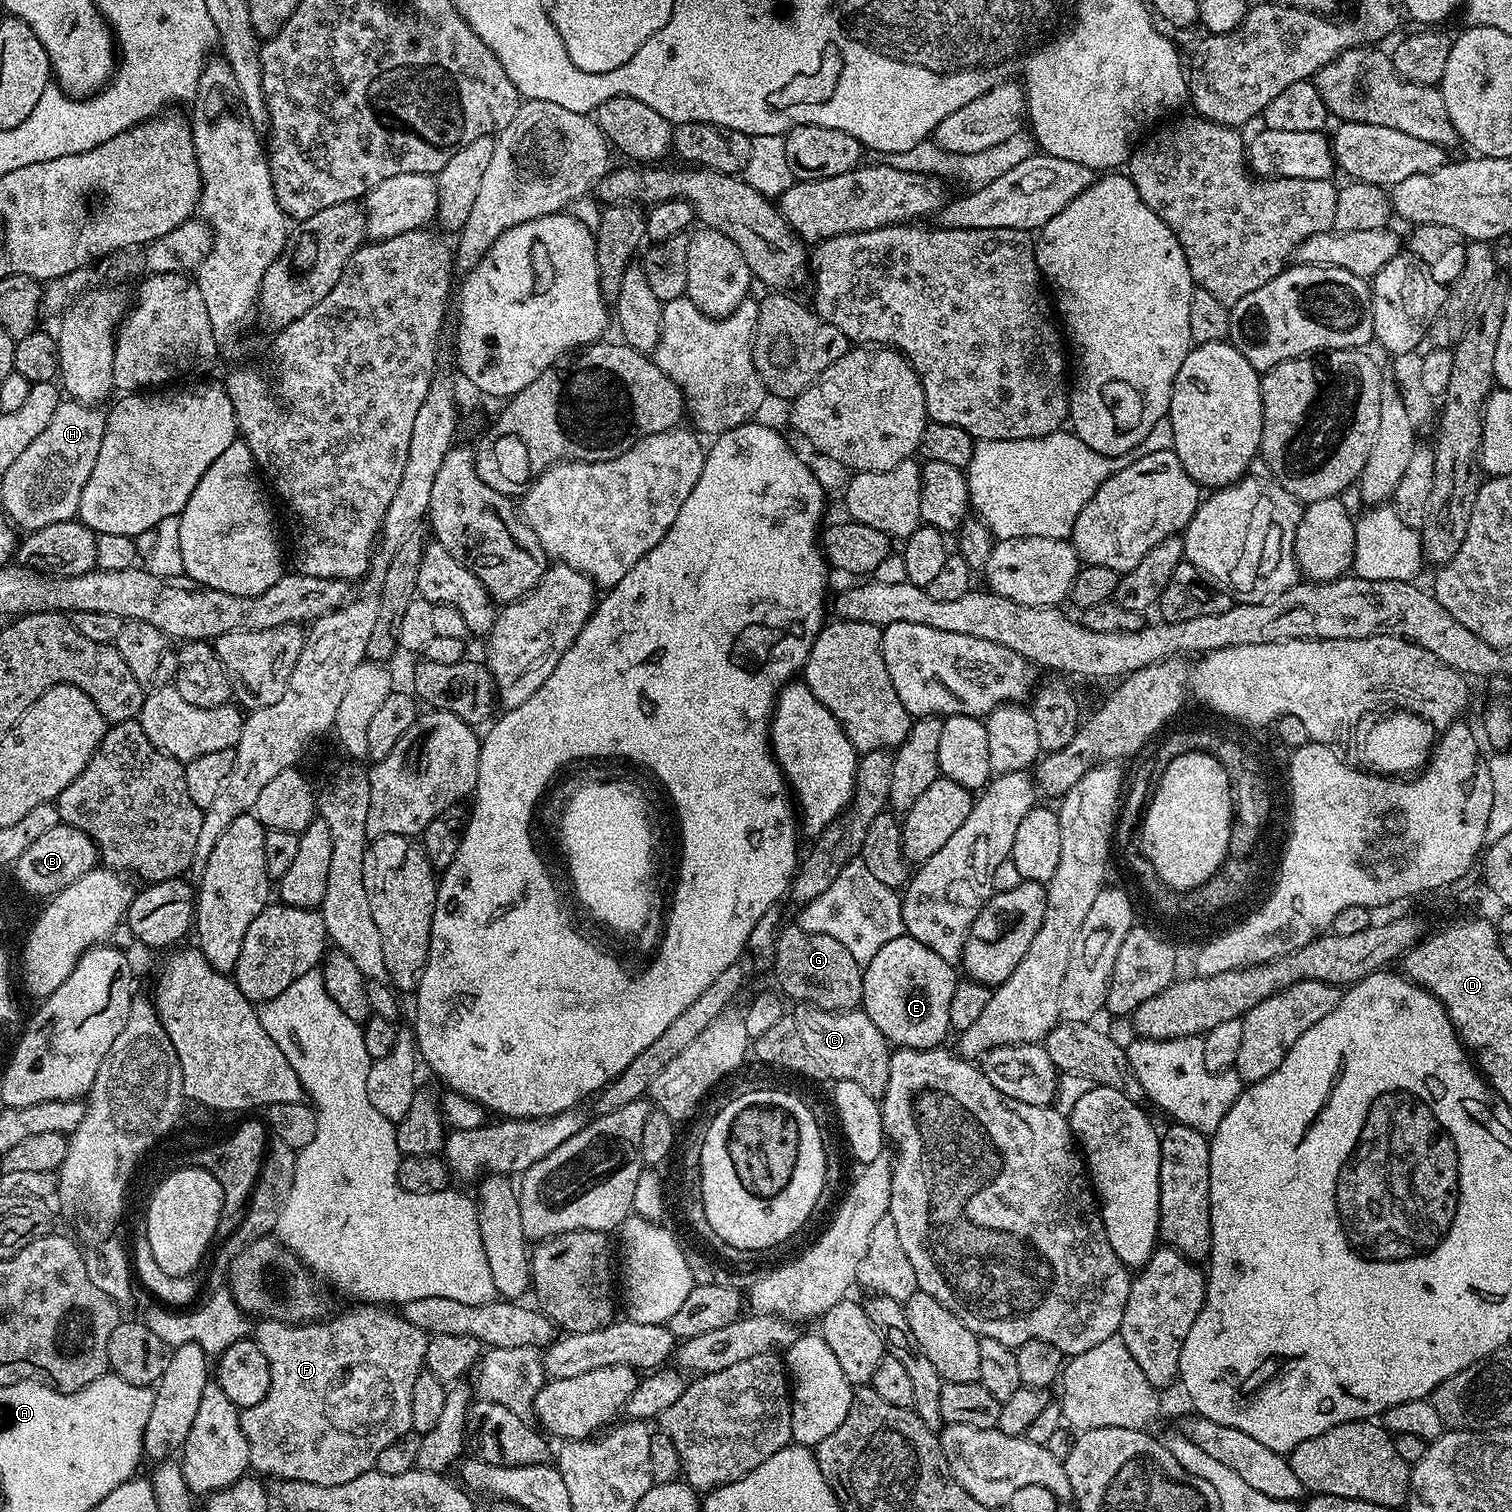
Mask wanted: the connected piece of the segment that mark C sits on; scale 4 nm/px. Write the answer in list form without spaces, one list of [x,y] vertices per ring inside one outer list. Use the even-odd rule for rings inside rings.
[[[800,1004],[794,1013],[798,1026],[798,1034],[802,1034],[802,1042],[806,1042],[806,1050],[822,1062],[825,1073],[833,1081],[845,1080],[858,1082],[866,1094],[877,1098],[883,1097],[888,1081],[888,1057],[890,1045],[883,1034],[870,1022],[870,1018],[862,1010],[850,1012],[831,1012],[815,1008],[813,1004]]]

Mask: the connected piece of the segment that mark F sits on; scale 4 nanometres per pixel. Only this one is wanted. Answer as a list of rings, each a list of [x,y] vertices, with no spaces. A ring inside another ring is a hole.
[[[368,1302],[364,1308],[352,1308],[341,1316],[329,1315],[315,1322],[306,1324],[283,1324],[281,1320],[261,1319],[260,1324],[255,1325],[254,1339],[256,1345],[266,1354],[266,1362],[270,1362],[270,1390],[266,1390],[266,1398],[258,1402],[258,1406],[250,1406],[243,1409],[240,1414],[242,1434],[246,1434],[246,1442],[250,1450],[249,1465],[257,1473],[265,1477],[276,1476],[280,1480],[297,1480],[298,1482],[314,1482],[314,1486],[342,1486],[342,1482],[351,1482],[358,1478],[358,1474],[366,1474],[375,1469],[378,1462],[378,1454],[394,1442],[394,1438],[402,1438],[412,1431],[410,1422],[410,1393],[414,1390],[414,1382],[418,1382],[421,1372],[425,1371],[424,1359],[426,1358],[426,1346],[430,1339],[429,1333],[418,1330],[399,1311],[388,1306],[377,1306]]]

